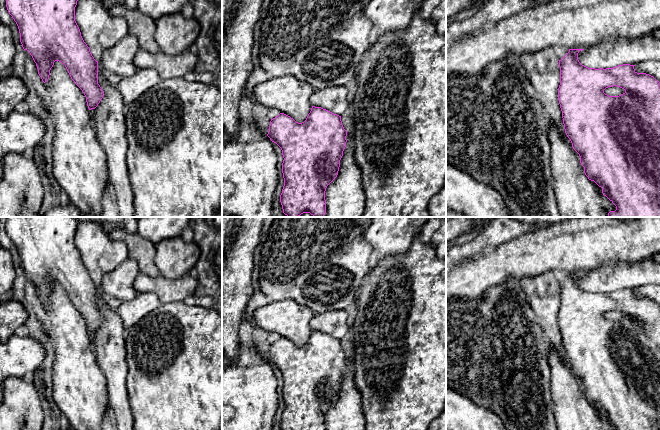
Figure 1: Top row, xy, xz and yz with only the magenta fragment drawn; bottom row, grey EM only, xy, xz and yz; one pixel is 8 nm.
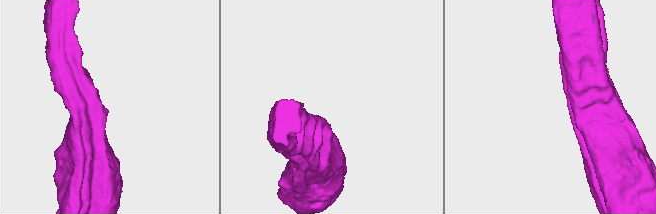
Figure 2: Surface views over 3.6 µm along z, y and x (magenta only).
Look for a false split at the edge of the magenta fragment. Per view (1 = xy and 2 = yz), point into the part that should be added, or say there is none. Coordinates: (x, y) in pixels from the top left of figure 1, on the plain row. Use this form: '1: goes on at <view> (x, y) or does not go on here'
1: does not go on here
2: does not go on here

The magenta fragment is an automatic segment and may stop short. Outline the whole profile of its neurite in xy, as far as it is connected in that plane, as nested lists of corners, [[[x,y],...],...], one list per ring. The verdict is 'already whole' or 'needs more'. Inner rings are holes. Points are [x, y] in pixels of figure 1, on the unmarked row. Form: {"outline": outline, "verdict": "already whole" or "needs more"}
{"outline": [[[7,217],[6,231],[18,250],[22,271],[32,280],[42,305],[48,305],[54,286],[61,286],[84,317],[91,334],[98,330],[104,315],[98,308],[98,285],[92,280],[75,245],[78,223],[76,217]]], "verdict": "already whole"}

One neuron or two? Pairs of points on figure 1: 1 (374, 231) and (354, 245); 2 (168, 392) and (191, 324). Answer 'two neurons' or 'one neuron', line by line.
1: two neurons
2: one neuron

